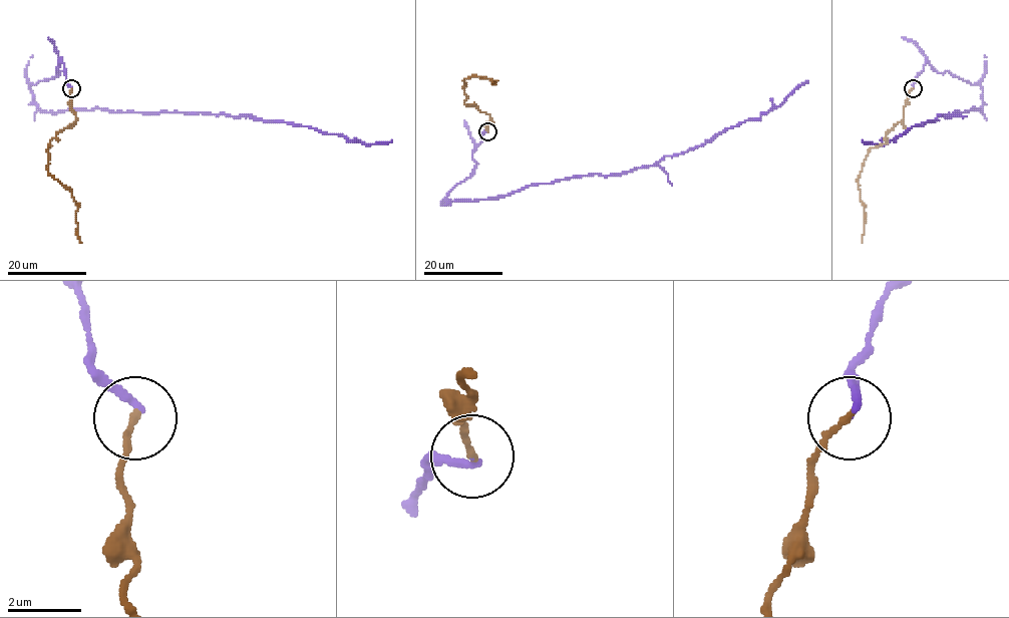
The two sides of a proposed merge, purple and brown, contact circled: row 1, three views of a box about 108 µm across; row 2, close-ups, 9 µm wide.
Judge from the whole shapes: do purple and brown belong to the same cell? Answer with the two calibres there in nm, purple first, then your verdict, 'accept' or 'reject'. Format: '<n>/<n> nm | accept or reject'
190/170 nm | accept

